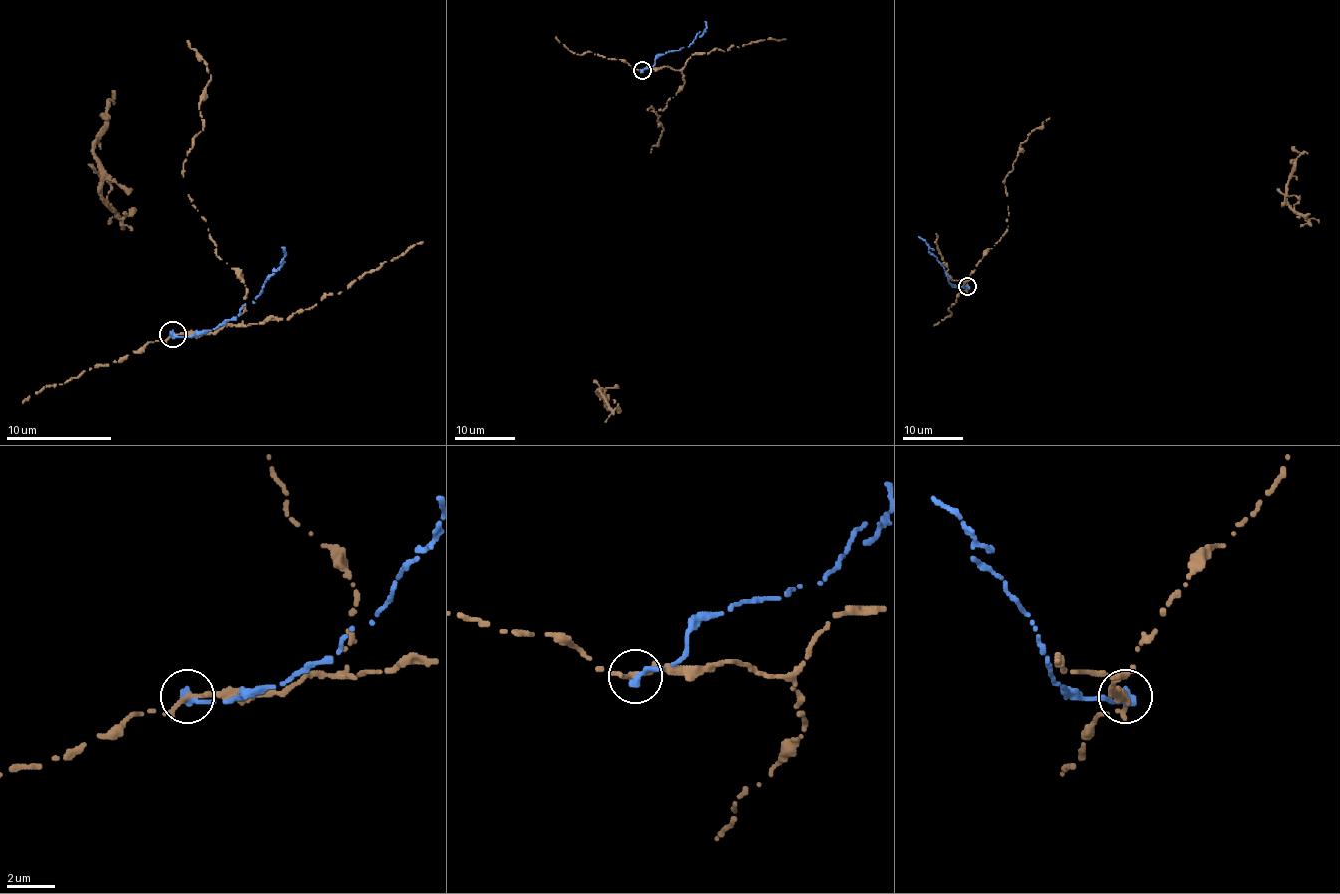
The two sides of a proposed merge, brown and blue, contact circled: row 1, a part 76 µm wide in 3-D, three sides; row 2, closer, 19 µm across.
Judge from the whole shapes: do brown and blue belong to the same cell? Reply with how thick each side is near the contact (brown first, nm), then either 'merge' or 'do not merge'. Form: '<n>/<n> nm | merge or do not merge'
280/380 nm | do not merge

